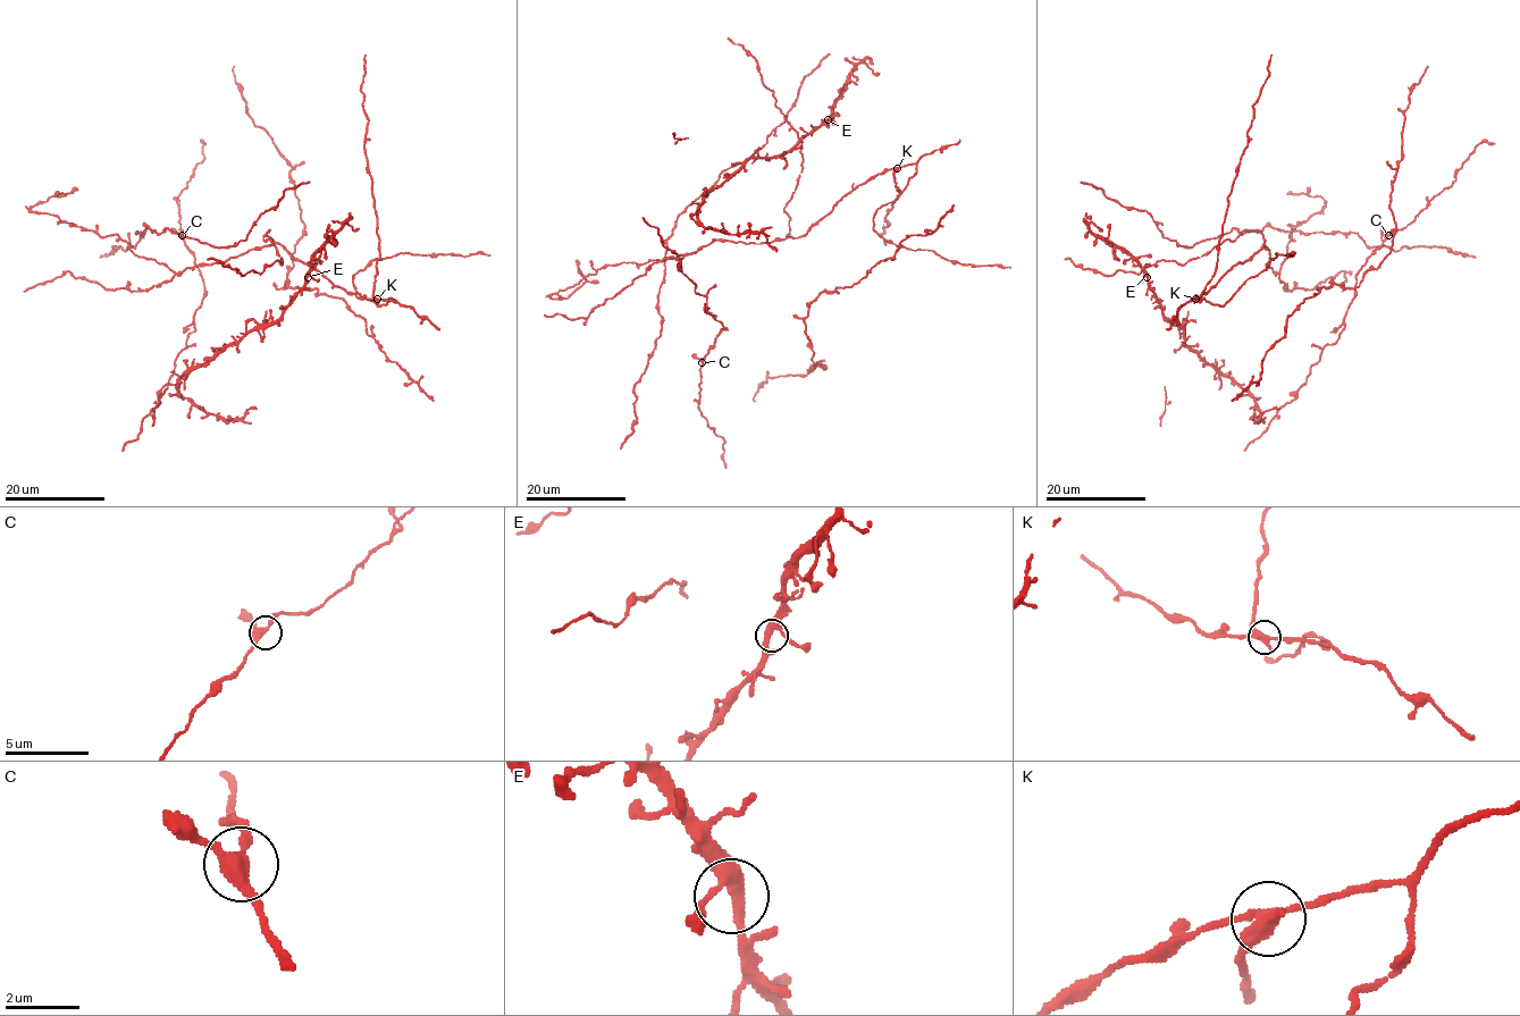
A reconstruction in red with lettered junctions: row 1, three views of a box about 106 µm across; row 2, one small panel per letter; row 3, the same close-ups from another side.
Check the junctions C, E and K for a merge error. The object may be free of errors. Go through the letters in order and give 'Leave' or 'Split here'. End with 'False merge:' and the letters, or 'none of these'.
C: Leave
E: Leave
K: Split here
False merge: K

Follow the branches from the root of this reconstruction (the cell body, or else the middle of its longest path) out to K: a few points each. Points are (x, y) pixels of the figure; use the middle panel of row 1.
K: (826, 215), (859, 185), (881, 173), (897, 168)

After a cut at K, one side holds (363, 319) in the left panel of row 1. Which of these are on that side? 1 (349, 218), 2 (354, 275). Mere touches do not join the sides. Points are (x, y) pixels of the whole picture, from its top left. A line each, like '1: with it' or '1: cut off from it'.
1: with it
2: with it

